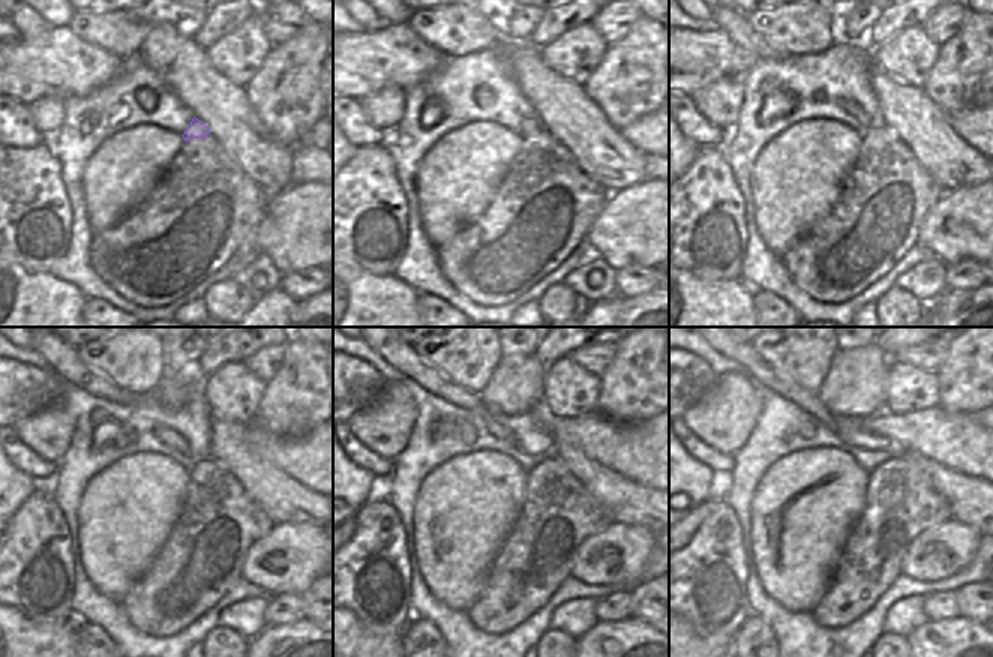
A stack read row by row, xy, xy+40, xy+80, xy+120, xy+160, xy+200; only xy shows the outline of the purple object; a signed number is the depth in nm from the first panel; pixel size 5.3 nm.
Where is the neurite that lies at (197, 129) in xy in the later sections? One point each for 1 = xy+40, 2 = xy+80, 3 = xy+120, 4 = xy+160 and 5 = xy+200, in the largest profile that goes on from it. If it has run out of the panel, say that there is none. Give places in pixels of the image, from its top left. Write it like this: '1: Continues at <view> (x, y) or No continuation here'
1: Continues at xy+40 (531, 126)
2: Continues at xy+80 (849, 105)
3: Continues at xy+120 (168, 437)
4: Continues at xy+160 (402, 357)
5: Continues at xy+200 (761, 374)

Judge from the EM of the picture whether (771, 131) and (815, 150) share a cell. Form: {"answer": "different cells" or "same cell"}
{"answer": "different cells"}

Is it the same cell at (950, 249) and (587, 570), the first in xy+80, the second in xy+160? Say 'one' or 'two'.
one

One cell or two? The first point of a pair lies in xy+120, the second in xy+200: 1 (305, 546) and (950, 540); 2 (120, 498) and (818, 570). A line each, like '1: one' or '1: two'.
1: one
2: one

